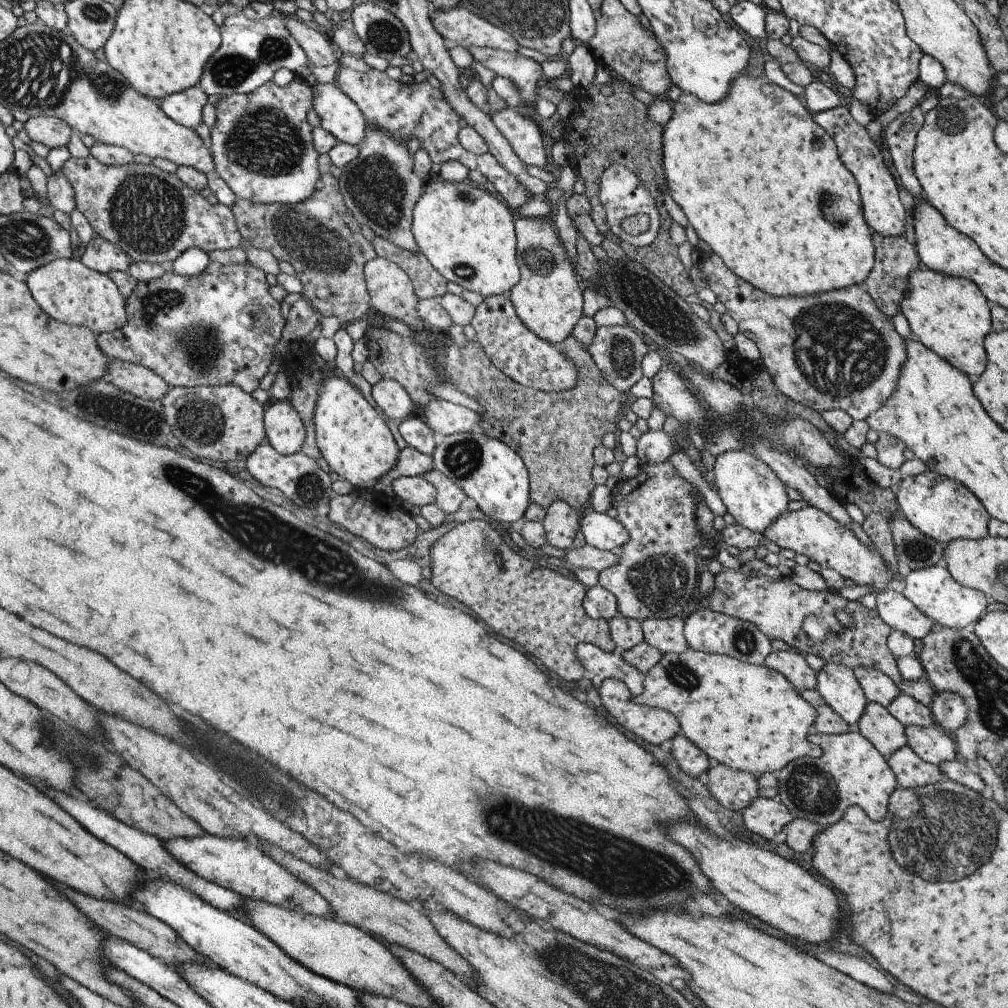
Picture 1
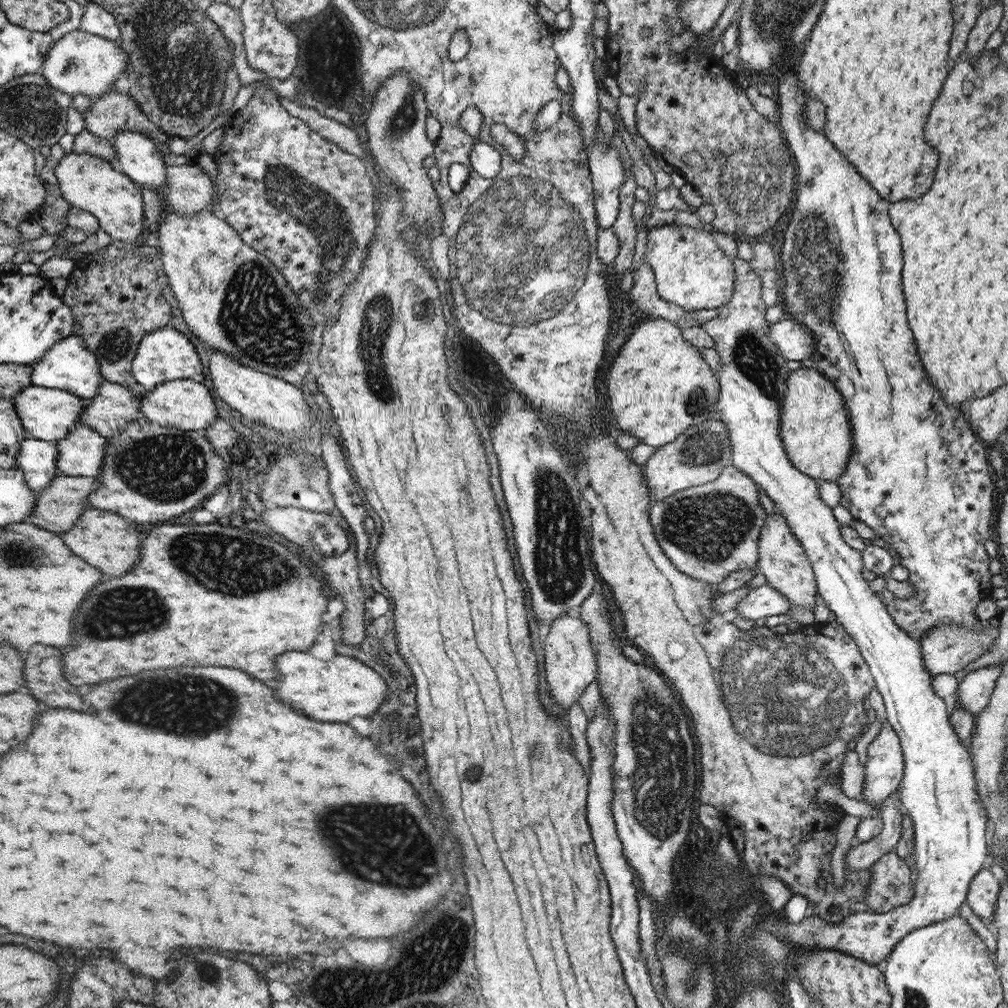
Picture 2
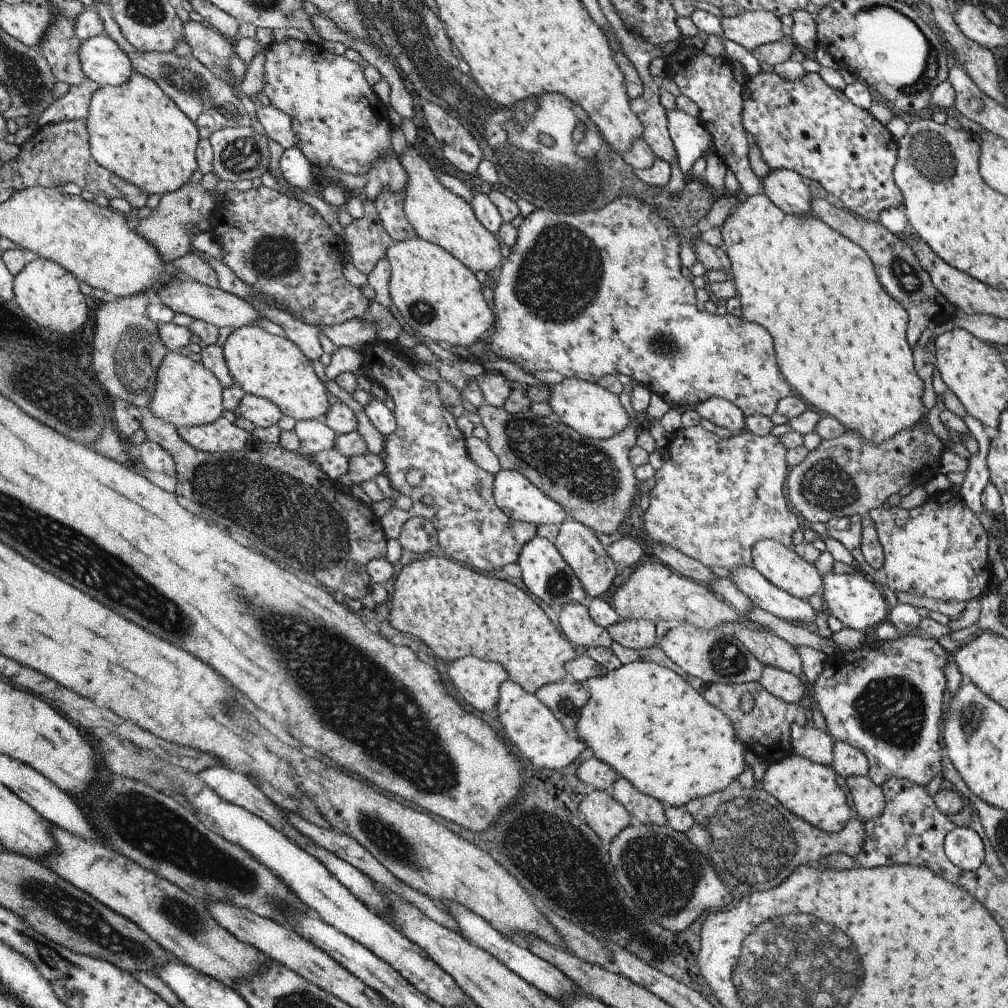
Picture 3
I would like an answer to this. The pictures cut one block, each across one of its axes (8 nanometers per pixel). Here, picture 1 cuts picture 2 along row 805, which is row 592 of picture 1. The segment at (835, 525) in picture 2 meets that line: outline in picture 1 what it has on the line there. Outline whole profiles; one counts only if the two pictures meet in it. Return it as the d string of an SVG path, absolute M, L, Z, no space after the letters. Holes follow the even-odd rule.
M943 563L911 571L901 581L900 589L920 612L929 616L935 623L951 629L963 629L968 624L976 622L990 602L984 592L956 582Z

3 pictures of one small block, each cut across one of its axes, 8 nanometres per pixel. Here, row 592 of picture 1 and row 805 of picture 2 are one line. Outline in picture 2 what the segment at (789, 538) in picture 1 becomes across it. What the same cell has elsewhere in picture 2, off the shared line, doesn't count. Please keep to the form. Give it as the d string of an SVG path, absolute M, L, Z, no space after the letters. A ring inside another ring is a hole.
M887 721L867 749L866 780L863 793L875 807L898 791L905 767L901 742L893 726Z

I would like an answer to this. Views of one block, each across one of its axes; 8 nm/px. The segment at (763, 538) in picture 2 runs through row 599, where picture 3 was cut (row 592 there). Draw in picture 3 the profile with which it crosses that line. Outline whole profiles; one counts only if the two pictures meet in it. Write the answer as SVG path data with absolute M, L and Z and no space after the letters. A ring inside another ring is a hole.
M758 540L752 548L753 566L756 570L778 588L800 599L807 599L812 594L820 593L823 588L822 577L814 564L808 563L800 557L793 547L784 546L776 540Z

